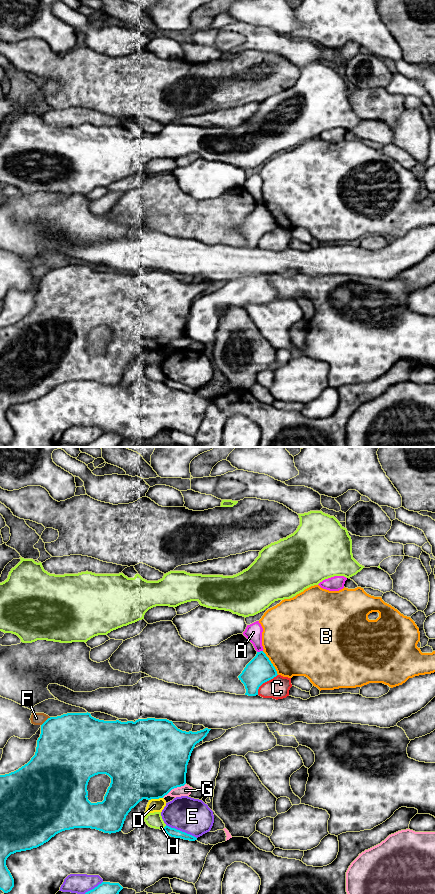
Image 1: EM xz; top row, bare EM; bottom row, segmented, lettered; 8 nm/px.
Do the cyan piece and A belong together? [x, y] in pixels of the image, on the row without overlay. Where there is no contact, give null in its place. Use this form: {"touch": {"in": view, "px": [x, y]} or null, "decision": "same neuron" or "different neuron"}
{"touch": {"in": "xz", "px": [260, 203]}, "decision": "different neuron"}

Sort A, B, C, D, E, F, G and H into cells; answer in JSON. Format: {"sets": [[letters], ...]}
{"sets": [["A"], ["B"], ["C"], ["D", "F"], ["E"], ["G"], ["H"]]}

